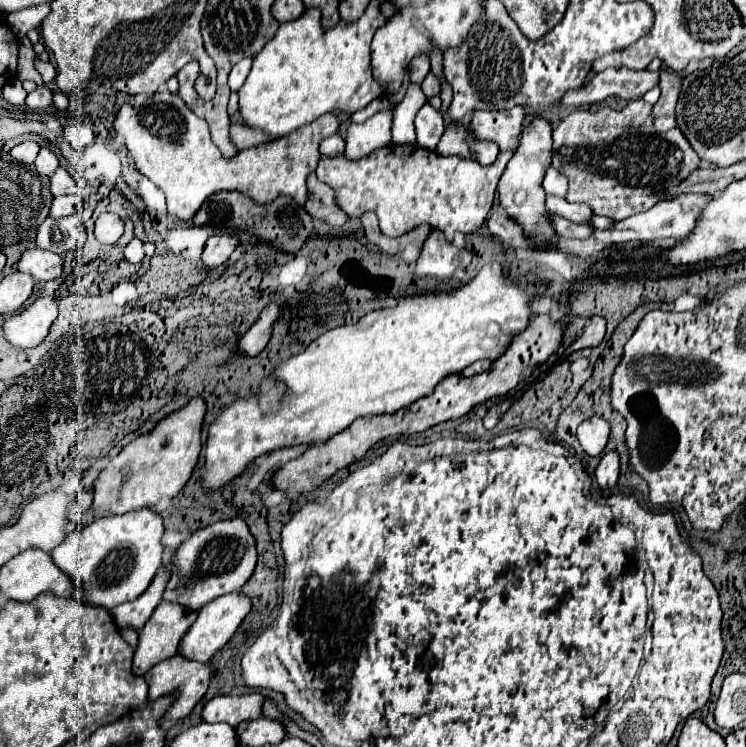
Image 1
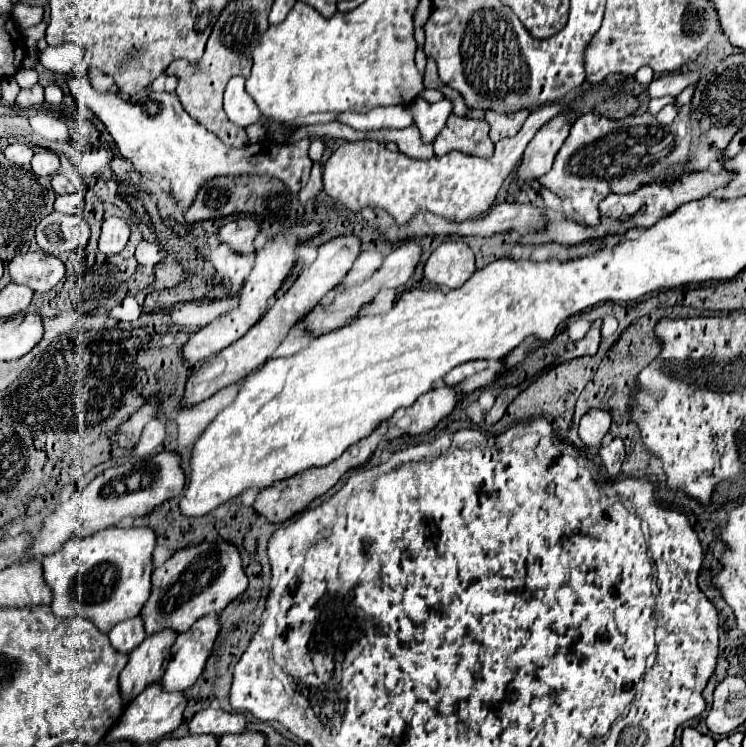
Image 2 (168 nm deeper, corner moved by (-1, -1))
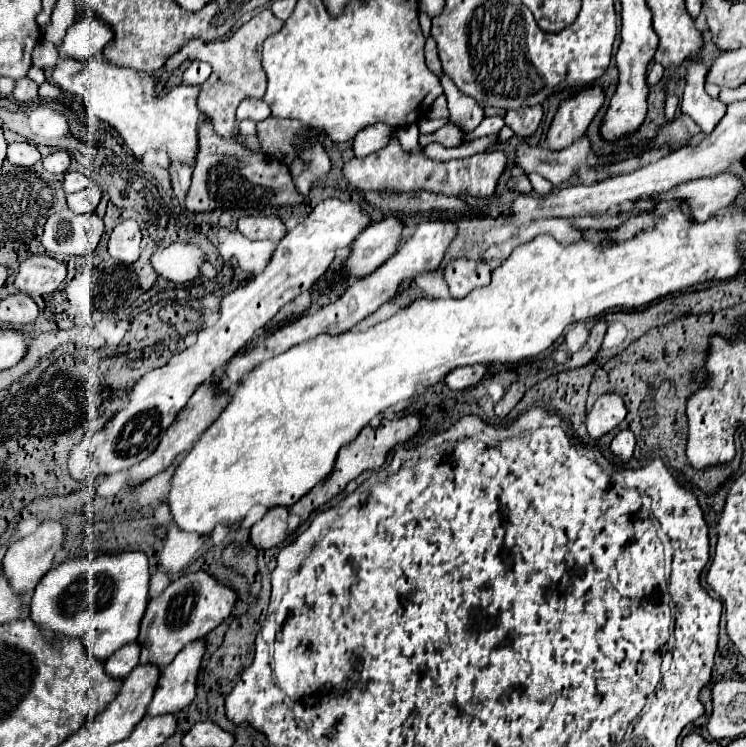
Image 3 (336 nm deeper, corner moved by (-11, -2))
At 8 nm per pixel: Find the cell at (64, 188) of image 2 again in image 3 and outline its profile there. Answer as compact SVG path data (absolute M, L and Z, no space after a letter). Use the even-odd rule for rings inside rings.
M67 172L65 180L63 180L63 188L65 188L67 194L77 192L81 188L87 188L89 184L91 184L91 180L85 174L81 174L81 172Z

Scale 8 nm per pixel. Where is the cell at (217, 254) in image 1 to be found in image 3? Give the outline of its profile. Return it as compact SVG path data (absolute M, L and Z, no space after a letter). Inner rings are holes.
M245 216L239 218L239 232L249 240L275 240L279 242L287 228L277 216Z

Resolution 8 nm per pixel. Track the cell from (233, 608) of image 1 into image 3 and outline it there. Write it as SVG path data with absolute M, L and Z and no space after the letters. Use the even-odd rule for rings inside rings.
M195 642L195 646L187 646L167 670L161 670L159 682L153 694L153 700L147 708L147 716L163 716L175 714L187 708L195 698L195 682L201 658L205 654L205 644Z

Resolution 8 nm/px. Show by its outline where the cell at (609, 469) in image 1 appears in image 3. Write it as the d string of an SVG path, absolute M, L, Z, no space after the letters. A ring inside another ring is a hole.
M631 430L619 432L611 442L611 452L623 462L627 462L633 456L633 448L635 448L635 436Z

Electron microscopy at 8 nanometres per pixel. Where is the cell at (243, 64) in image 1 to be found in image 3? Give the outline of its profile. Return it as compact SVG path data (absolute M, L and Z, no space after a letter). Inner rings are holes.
M247 98L241 102L241 106L237 108L237 122L249 118L249 120L255 120L255 122L261 122L265 118L271 116L271 110L269 106L263 102L263 100L255 100L255 98Z

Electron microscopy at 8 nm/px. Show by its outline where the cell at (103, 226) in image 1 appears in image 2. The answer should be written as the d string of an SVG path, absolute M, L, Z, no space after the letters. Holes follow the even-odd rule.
M111 217L101 227L99 251L105 253L105 255L121 253L125 243L127 243L127 239L129 239L129 225L119 217Z

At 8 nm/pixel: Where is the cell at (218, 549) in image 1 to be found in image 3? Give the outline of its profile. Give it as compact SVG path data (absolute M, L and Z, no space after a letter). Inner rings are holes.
M199 570L195 574L185 574L179 580L171 582L165 592L153 598L147 606L147 612L141 622L141 634L137 638L141 646L141 664L155 664L157 668L165 668L175 654L179 654L187 644L201 640L213 628L217 628L233 610L235 592L217 584L213 576ZM147 648L147 658L145 658Z

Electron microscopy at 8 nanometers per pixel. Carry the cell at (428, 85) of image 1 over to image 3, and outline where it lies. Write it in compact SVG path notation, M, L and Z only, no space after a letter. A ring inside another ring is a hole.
M431 36L425 40L425 62L427 62L427 68L431 72L435 72L437 76L443 74L441 62L439 62L439 56L437 56L437 46L435 46L435 40Z

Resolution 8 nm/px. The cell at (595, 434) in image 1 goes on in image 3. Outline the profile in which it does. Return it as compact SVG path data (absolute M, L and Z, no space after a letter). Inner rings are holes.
M603 394L587 414L587 432L591 438L601 438L623 422L627 410L619 394Z

